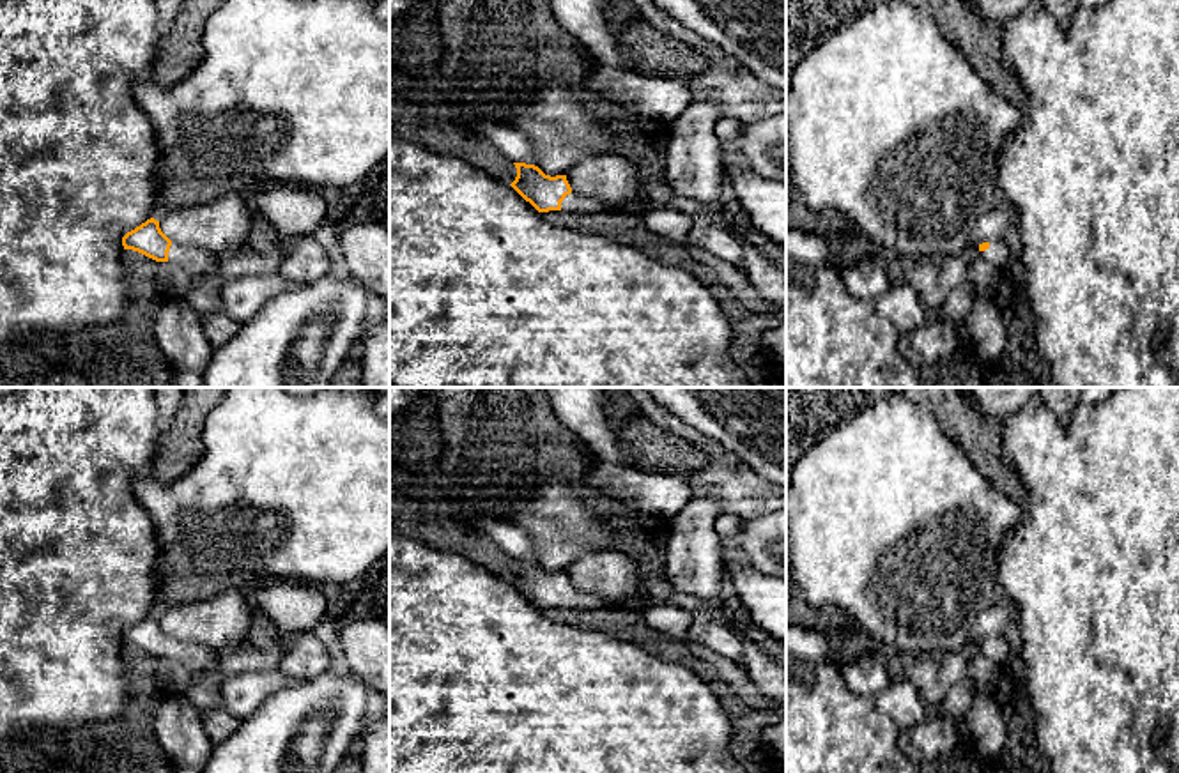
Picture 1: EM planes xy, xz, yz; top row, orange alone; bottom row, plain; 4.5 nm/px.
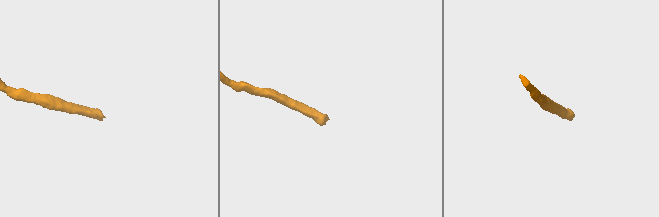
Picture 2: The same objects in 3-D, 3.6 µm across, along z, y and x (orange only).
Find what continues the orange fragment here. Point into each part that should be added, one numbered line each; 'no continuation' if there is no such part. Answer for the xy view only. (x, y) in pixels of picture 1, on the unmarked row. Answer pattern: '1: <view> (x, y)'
1: xy (200, 662)

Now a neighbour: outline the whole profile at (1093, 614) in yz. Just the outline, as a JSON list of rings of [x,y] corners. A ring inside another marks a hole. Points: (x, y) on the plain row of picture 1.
[[[1114,387],[1101,403],[1080,402],[1067,425],[1052,414],[1037,396],[1020,410],[1000,419],[1002,453],[1027,486],[1027,508],[1021,522],[1002,540],[998,550],[998,596],[1016,607],[1016,621],[1021,633],[1021,662],[1029,697],[1036,716],[1036,746],[1048,757],[1052,773],[1179,773],[1179,387]]]

